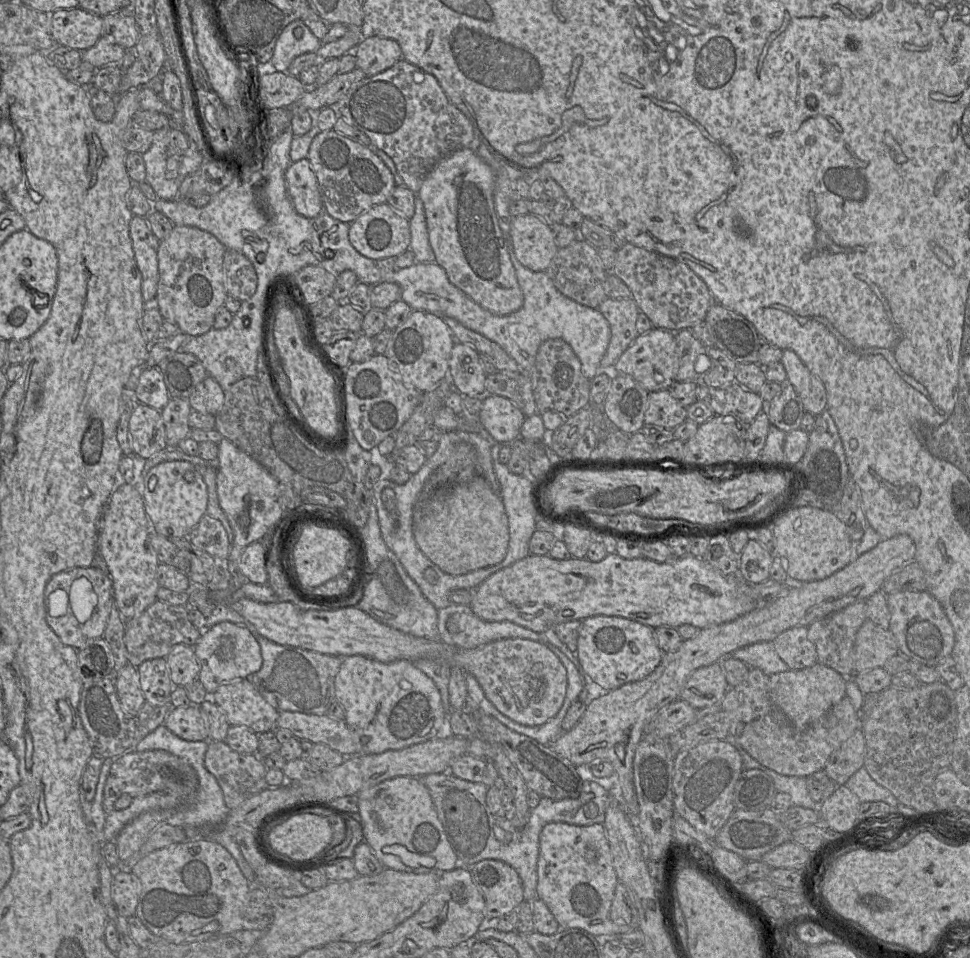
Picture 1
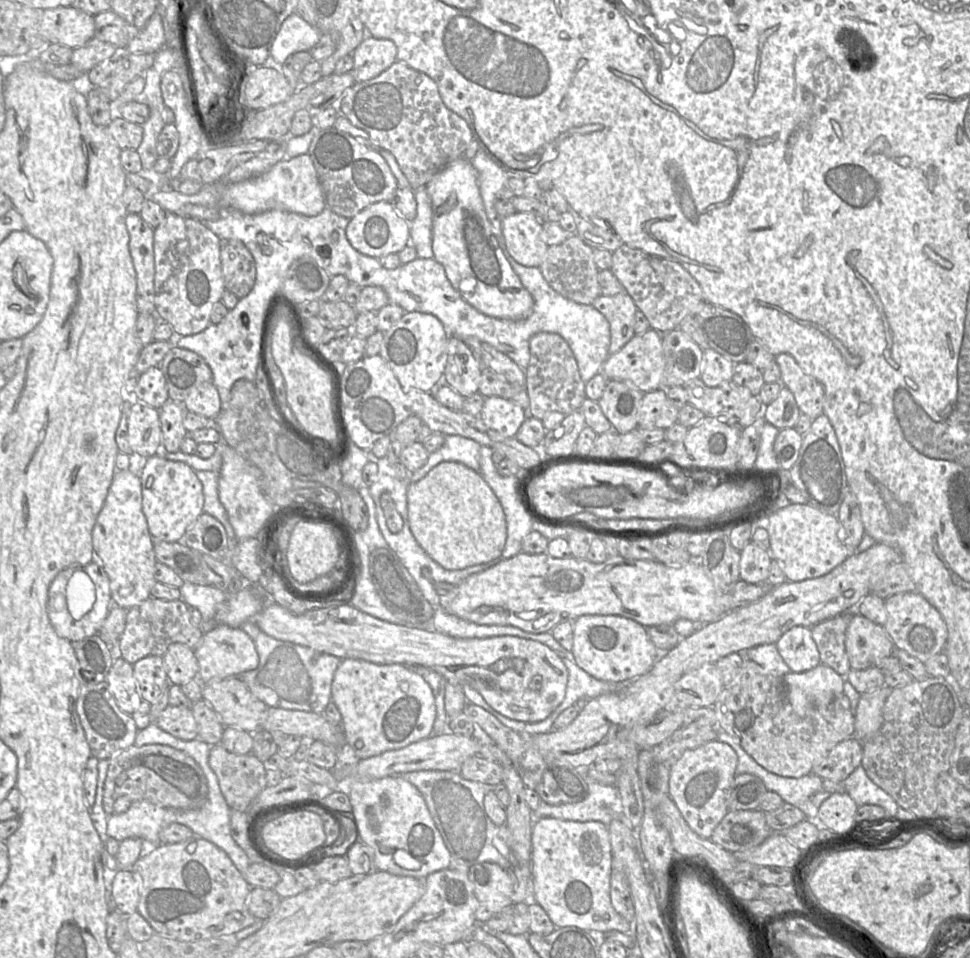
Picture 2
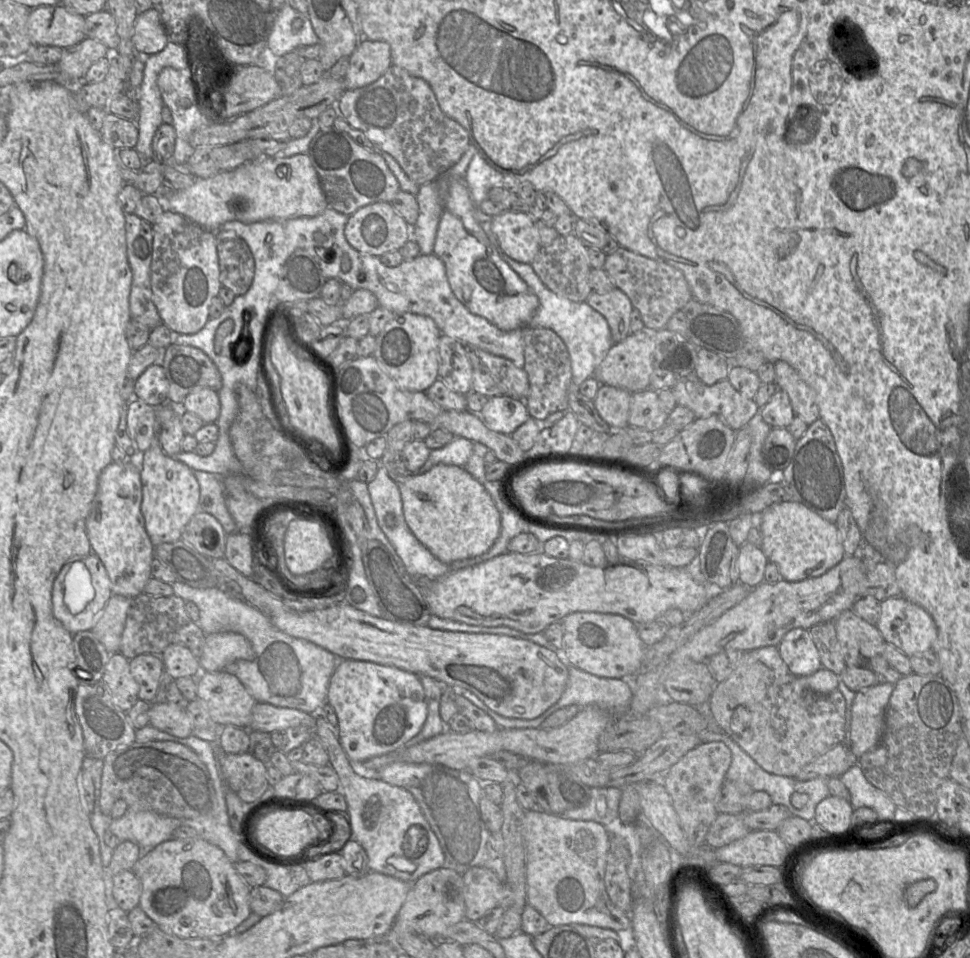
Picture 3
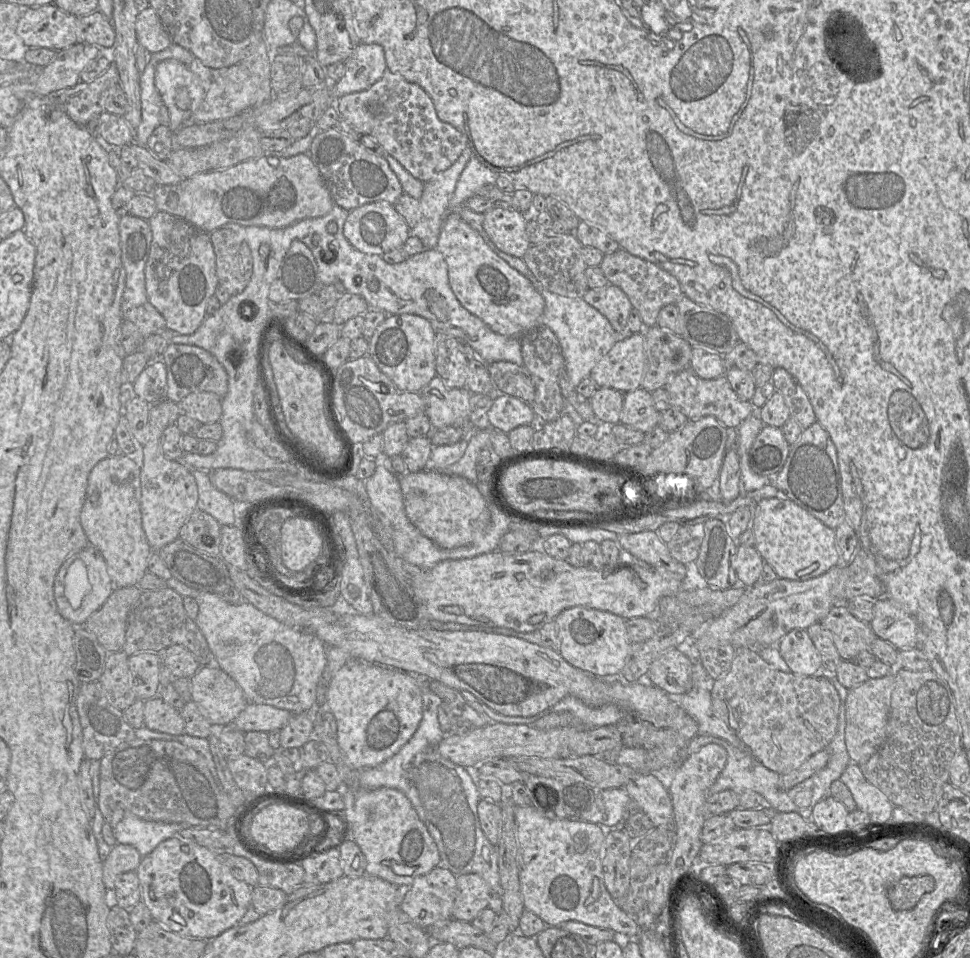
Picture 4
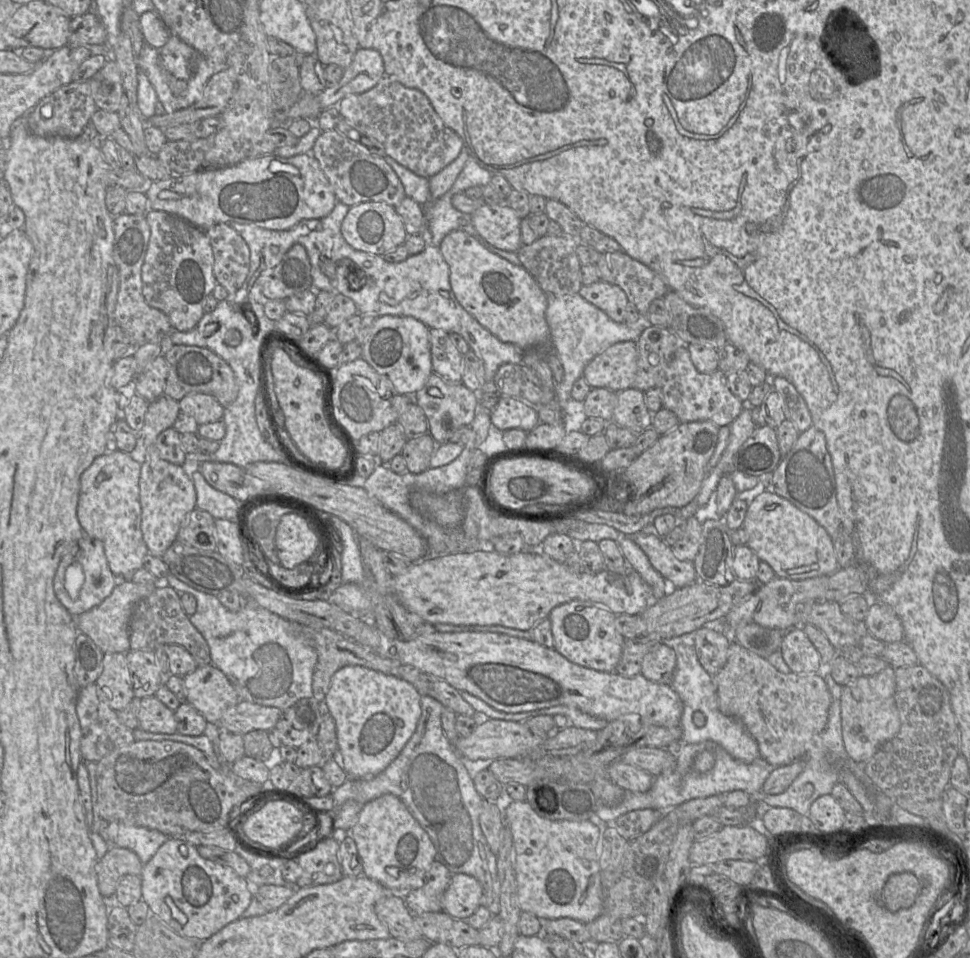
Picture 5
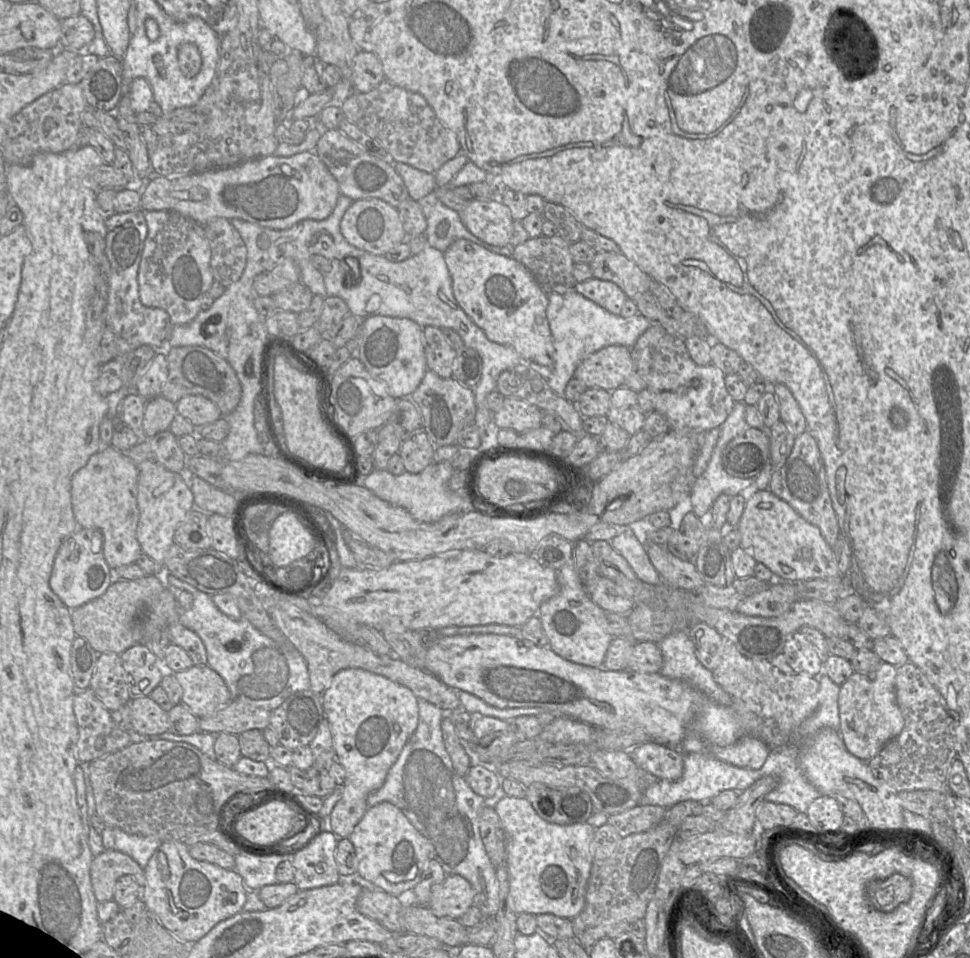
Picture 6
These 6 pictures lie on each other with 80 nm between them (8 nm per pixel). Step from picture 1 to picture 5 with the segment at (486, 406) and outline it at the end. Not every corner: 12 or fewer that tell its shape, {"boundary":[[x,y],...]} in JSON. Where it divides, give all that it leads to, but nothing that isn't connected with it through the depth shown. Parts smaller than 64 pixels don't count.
{"boundary":[[500,396],[490,411],[492,425],[529,432],[540,423],[535,408]]}

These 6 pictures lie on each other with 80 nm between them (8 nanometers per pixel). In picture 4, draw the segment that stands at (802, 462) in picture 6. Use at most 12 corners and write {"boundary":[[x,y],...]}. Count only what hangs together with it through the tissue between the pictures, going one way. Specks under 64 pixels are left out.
{"boundary":[[818,421],[770,483],[833,530],[846,519],[837,449]]}

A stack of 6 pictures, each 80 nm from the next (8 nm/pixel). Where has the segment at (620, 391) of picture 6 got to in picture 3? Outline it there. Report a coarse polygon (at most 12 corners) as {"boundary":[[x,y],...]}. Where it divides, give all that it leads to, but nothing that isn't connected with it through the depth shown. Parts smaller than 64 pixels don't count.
{"boundary":[[658,392],[632,393],[628,424],[650,432],[667,423]]}

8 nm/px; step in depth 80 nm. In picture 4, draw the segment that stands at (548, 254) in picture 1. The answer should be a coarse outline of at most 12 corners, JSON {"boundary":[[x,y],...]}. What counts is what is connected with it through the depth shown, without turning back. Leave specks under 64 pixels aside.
{"boundary":[[494,207],[484,231],[500,251],[522,258],[529,214]]}

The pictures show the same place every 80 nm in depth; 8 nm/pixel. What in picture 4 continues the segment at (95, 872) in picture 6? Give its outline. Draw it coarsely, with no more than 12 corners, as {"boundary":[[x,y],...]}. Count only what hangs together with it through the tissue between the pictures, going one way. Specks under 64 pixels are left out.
{"boundary":[[117,843],[102,866],[105,888],[135,871],[142,856],[132,845]]}

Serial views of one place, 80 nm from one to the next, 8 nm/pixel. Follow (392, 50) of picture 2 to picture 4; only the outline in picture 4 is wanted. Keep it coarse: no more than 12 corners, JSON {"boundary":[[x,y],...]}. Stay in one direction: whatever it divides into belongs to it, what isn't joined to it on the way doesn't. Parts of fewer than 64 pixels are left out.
{"boundary":[[361,43],[332,83],[334,101],[369,89],[387,69],[379,44]]}

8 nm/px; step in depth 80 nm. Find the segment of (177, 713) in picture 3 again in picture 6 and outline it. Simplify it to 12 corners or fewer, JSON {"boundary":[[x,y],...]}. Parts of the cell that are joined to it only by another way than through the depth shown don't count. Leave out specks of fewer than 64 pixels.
{"boundary":[[149,696],[132,697],[130,720],[136,732],[169,731],[168,712]]}

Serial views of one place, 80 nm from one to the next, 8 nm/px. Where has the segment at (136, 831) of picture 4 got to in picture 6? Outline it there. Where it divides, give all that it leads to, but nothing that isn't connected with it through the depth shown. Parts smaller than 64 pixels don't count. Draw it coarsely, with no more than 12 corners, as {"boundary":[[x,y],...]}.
{"boundary":[[112,828],[115,849],[143,869],[164,842]]}

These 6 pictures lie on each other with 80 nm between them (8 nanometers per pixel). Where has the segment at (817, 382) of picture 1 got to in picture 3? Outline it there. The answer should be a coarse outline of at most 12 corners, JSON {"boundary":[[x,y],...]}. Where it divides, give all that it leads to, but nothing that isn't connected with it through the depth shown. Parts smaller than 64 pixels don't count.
{"boundary":[[784,360],[775,383],[795,416],[810,425],[820,418],[815,389]]}

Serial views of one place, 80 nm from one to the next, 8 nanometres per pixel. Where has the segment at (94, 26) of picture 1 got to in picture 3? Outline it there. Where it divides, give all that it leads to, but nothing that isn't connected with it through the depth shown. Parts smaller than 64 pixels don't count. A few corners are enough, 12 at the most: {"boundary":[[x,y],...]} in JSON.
{"boundary":[[62,4],[30,12],[34,45],[69,48],[87,37],[85,17]]}

